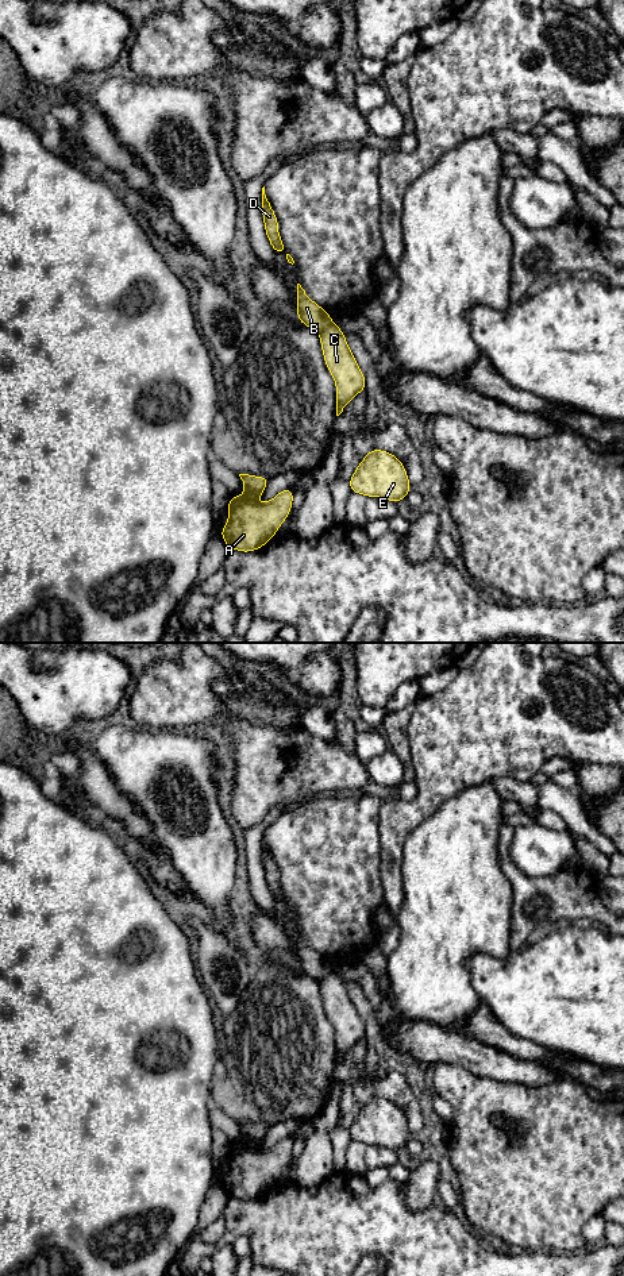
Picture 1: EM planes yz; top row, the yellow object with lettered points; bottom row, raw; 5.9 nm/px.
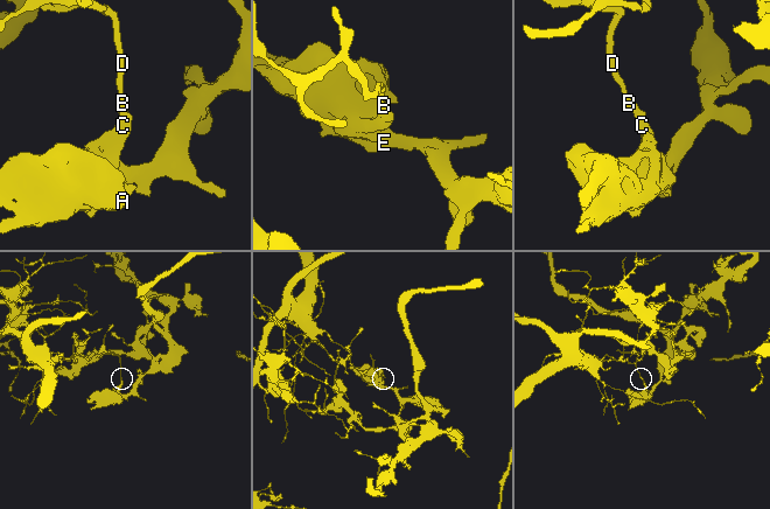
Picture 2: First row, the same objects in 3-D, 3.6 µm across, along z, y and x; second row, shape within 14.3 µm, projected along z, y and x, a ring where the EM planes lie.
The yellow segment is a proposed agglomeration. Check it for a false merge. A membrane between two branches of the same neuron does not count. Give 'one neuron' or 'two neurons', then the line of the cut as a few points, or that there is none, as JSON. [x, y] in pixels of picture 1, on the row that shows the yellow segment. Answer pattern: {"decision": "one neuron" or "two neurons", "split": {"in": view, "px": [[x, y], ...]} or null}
{"decision": "two neurons", "split": {"in": "yz", "px": [[331, 322], [319, 332]]}}

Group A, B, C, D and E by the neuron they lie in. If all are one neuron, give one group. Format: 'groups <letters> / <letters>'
groups A C E / B D

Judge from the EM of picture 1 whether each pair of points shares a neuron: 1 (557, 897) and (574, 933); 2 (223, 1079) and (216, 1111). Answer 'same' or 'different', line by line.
1: different
2: different

